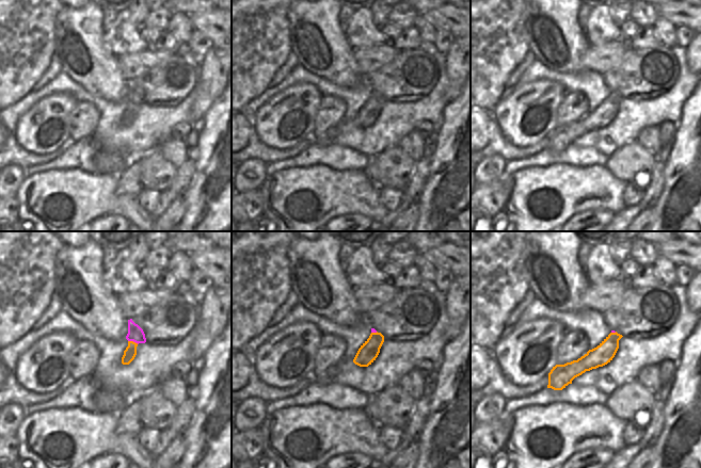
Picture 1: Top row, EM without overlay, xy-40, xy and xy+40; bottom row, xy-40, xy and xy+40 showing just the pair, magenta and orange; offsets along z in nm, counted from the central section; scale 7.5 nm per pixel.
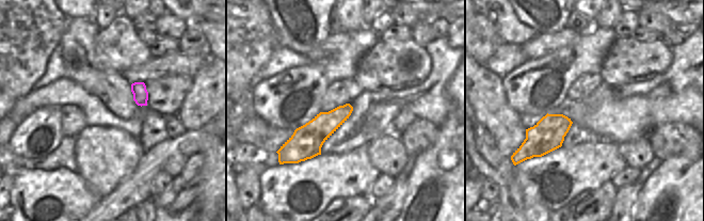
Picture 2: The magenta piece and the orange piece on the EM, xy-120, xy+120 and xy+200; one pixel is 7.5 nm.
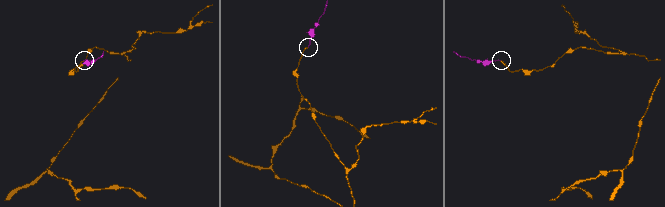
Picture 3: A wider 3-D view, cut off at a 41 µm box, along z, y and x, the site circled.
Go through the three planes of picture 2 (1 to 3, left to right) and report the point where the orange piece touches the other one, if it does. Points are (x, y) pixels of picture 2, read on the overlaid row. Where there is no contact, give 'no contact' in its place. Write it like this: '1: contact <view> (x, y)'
1: no contact
2: no contact
3: no contact

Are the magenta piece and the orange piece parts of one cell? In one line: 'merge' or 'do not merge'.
merge

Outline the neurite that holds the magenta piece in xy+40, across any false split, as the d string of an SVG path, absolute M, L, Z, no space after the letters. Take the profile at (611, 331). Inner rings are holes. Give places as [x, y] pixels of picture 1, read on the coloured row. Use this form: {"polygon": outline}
{"polygon": "M611 330L596 348L589 350L577 360L553 367L548 373L547 388L562 390L569 384L572 384L575 377L586 371L603 367L610 362L619 349L619 340L622 337L622 335Z"}

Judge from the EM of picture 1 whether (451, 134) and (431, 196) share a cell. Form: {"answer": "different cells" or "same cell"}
{"answer": "same cell"}

